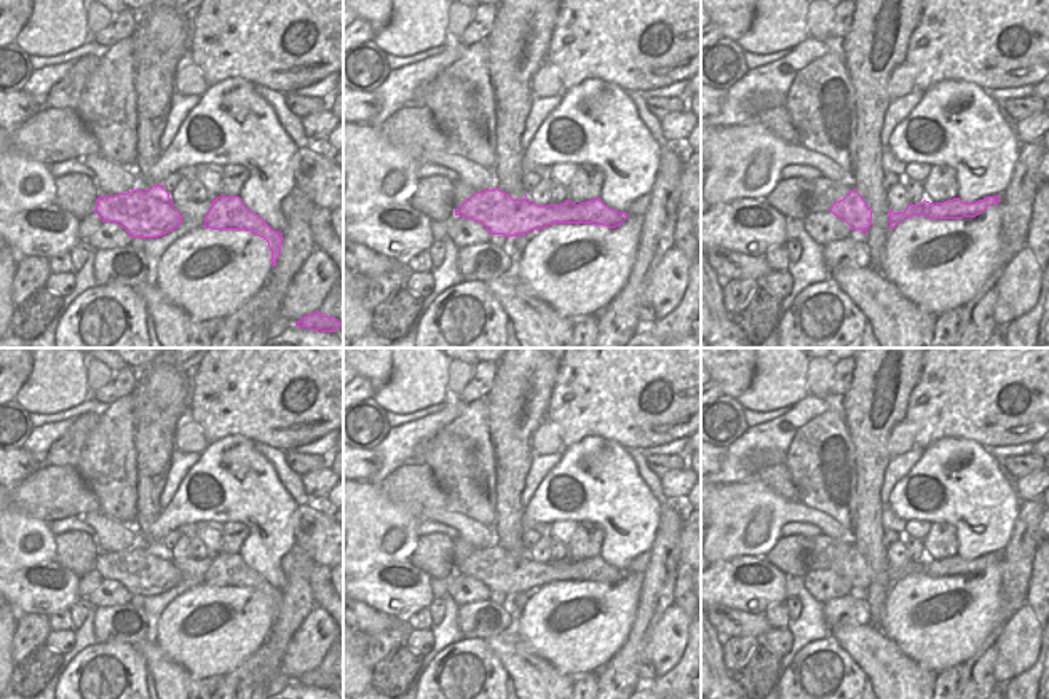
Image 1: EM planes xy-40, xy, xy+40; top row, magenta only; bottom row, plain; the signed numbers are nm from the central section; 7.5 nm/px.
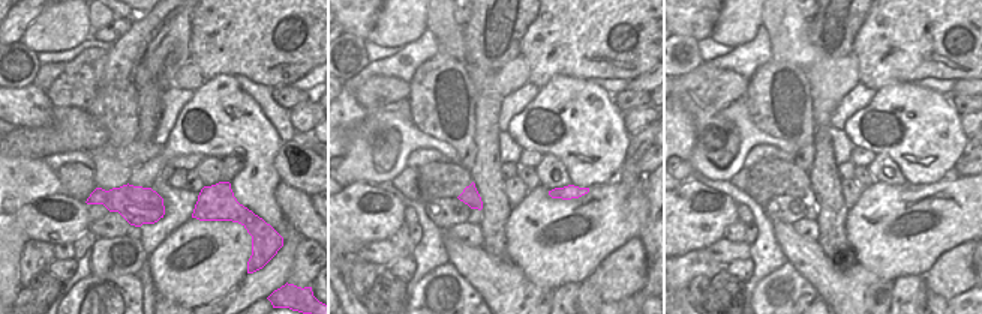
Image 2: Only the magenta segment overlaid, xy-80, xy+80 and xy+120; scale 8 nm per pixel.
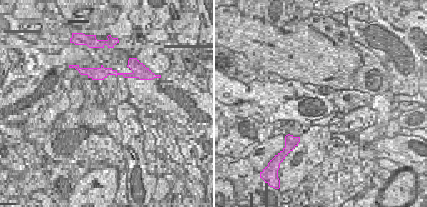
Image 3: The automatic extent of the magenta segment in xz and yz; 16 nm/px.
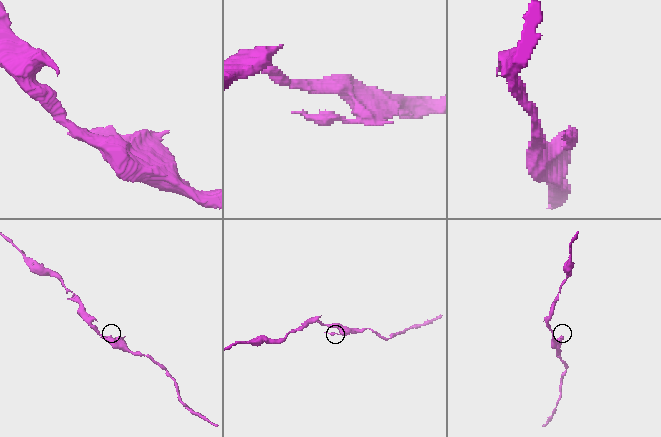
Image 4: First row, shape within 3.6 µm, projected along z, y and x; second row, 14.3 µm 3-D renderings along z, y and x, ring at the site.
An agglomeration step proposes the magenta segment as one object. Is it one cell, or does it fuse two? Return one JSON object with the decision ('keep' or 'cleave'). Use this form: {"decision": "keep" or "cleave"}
{"decision": "cleave"}

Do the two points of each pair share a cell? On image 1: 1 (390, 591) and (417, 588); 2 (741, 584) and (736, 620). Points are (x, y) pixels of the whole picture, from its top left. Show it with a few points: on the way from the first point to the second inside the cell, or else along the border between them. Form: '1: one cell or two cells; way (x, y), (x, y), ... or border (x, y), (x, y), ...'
1: one cell; way (396, 589), (411, 588)
2: two cells; border (717, 605), (749, 613), (763, 613)

